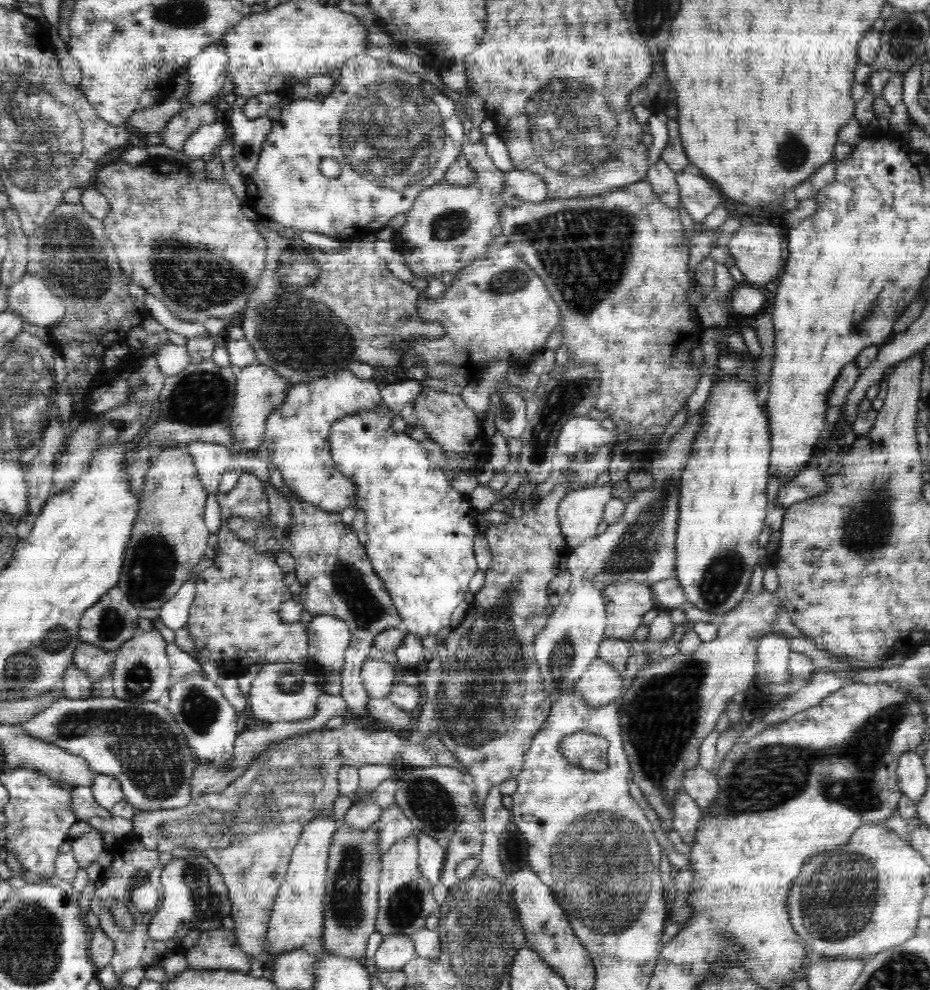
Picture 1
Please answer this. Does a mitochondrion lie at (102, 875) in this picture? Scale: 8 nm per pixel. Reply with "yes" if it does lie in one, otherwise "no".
no

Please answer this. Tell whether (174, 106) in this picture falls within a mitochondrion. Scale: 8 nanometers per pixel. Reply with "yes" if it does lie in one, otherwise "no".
no

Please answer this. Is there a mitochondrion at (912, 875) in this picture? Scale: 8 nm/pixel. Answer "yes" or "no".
no

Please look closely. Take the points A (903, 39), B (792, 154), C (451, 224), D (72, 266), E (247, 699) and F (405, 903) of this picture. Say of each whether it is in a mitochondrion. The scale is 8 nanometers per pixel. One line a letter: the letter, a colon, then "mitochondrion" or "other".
A: mitochondrion
B: mitochondrion
C: mitochondrion
D: mitochondrion
E: other
F: mitochondrion

